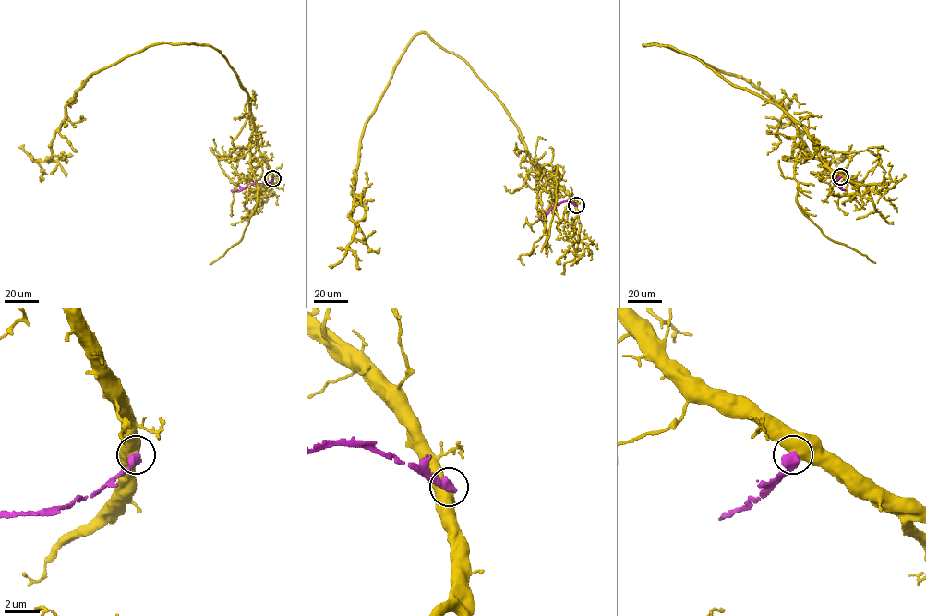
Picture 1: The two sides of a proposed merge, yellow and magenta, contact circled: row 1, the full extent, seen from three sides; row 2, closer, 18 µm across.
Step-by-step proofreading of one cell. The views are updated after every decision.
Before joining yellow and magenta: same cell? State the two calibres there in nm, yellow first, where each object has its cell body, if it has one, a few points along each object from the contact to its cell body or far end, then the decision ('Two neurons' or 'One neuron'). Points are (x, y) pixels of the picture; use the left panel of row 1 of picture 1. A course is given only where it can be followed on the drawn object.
Thickness 750 nm (yellow) against 550 nm. Soma of yellow: none. Soma of magenta: none. Course of yellow: (272, 177), (223, 55), (168, 42), (88, 77), (51, 157), (39, 162), (43, 178). Course of magenta: (272, 177), (264, 184), (251, 184), (239, 191), (231, 190). Two neurons

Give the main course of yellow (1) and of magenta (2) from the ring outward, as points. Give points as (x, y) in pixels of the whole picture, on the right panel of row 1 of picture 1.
1: (840, 176), (776, 105), (670, 46), (643, 44), (667, 46), (749, 79), (778, 102), (809, 152), (856, 178)
2: (840, 176), (834, 182), (845, 189)

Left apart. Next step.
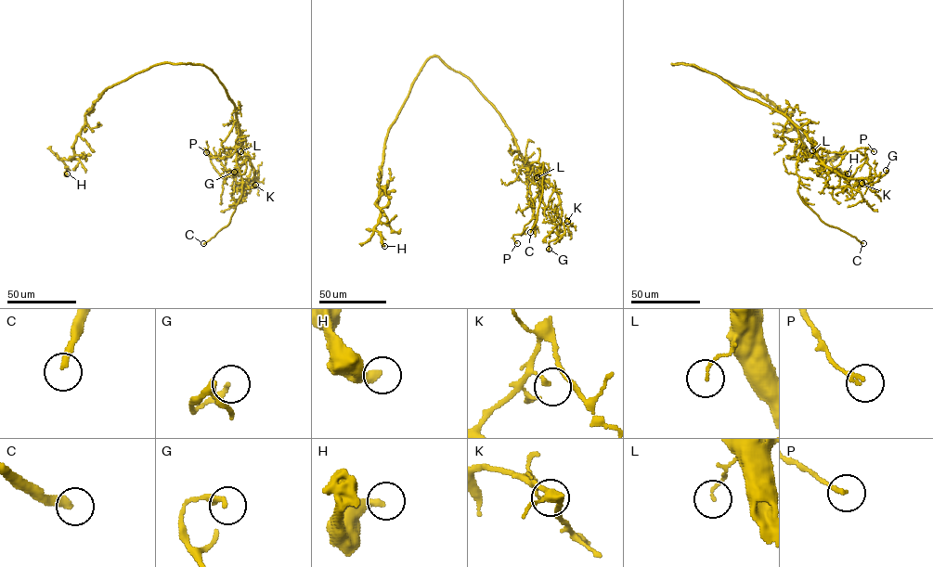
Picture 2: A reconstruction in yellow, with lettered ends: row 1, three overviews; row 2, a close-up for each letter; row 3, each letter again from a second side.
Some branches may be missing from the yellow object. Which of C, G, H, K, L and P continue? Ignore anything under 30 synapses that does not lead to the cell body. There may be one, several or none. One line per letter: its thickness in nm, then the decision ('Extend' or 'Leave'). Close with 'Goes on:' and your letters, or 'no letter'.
C: Thickness 280 nm. Extend
G: Thickness 200 nm. Leave
H: Thickness 320 nm. Leave
K: Thickness 130 nm. Leave
L: Thickness 110 nm. Leave
P: Thickness 180 nm. Leave
Goes on: C

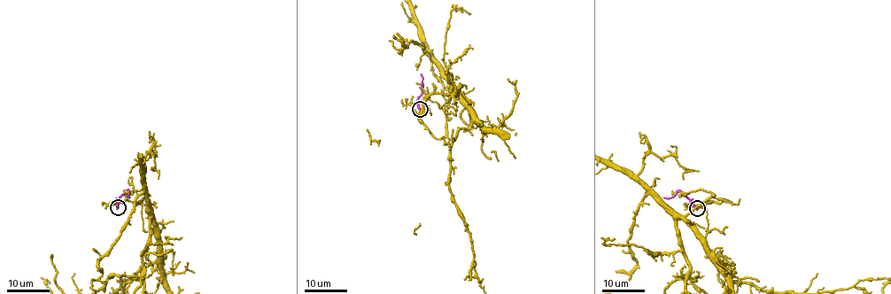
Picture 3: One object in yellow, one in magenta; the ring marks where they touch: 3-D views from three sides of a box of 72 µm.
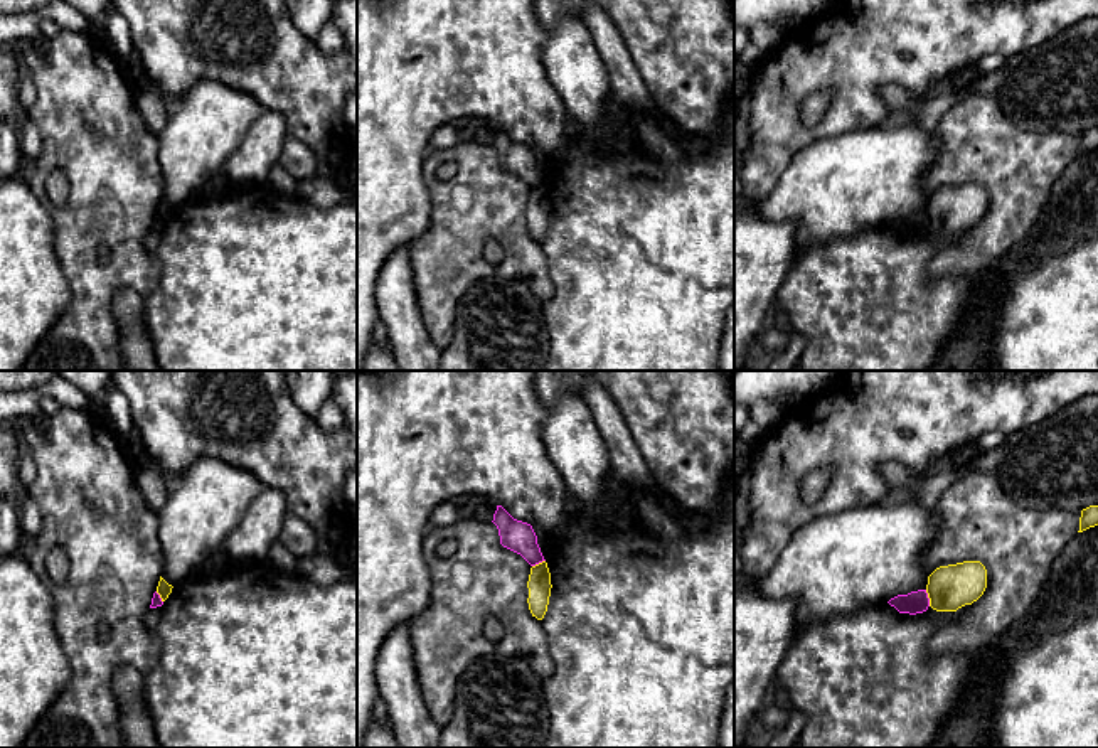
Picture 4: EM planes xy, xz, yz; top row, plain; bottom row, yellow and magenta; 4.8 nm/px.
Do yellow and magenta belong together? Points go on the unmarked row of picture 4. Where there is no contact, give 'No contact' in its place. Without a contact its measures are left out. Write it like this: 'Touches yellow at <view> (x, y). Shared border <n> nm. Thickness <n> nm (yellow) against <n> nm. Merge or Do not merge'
Touches yellow at yz (928, 219). Shared border 80 nm. Thickness 220 nm (yellow) against 110 nm. Do not merge

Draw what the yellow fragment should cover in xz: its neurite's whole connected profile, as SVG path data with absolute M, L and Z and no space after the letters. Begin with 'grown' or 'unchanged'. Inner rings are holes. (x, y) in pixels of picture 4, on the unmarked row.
unchanged; M546 184L530 190L527 211L529 211L529 221L527 221L529 232L532 239L542 243L547 234L551 211L552 211L551 195Z

